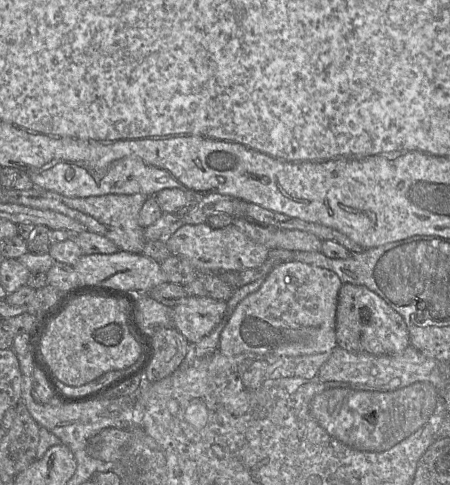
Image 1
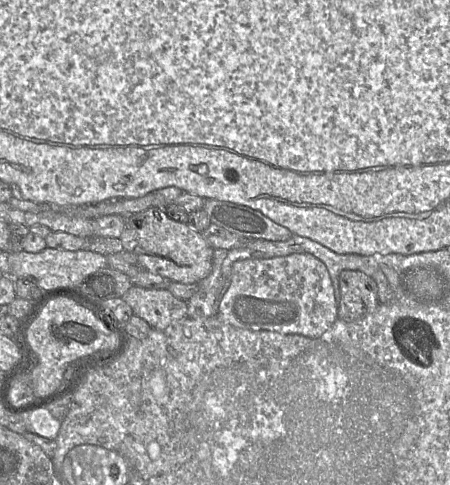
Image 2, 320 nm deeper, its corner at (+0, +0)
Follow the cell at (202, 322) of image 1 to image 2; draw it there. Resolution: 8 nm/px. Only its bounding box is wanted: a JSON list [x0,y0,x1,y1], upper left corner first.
[121,285,188,329]

